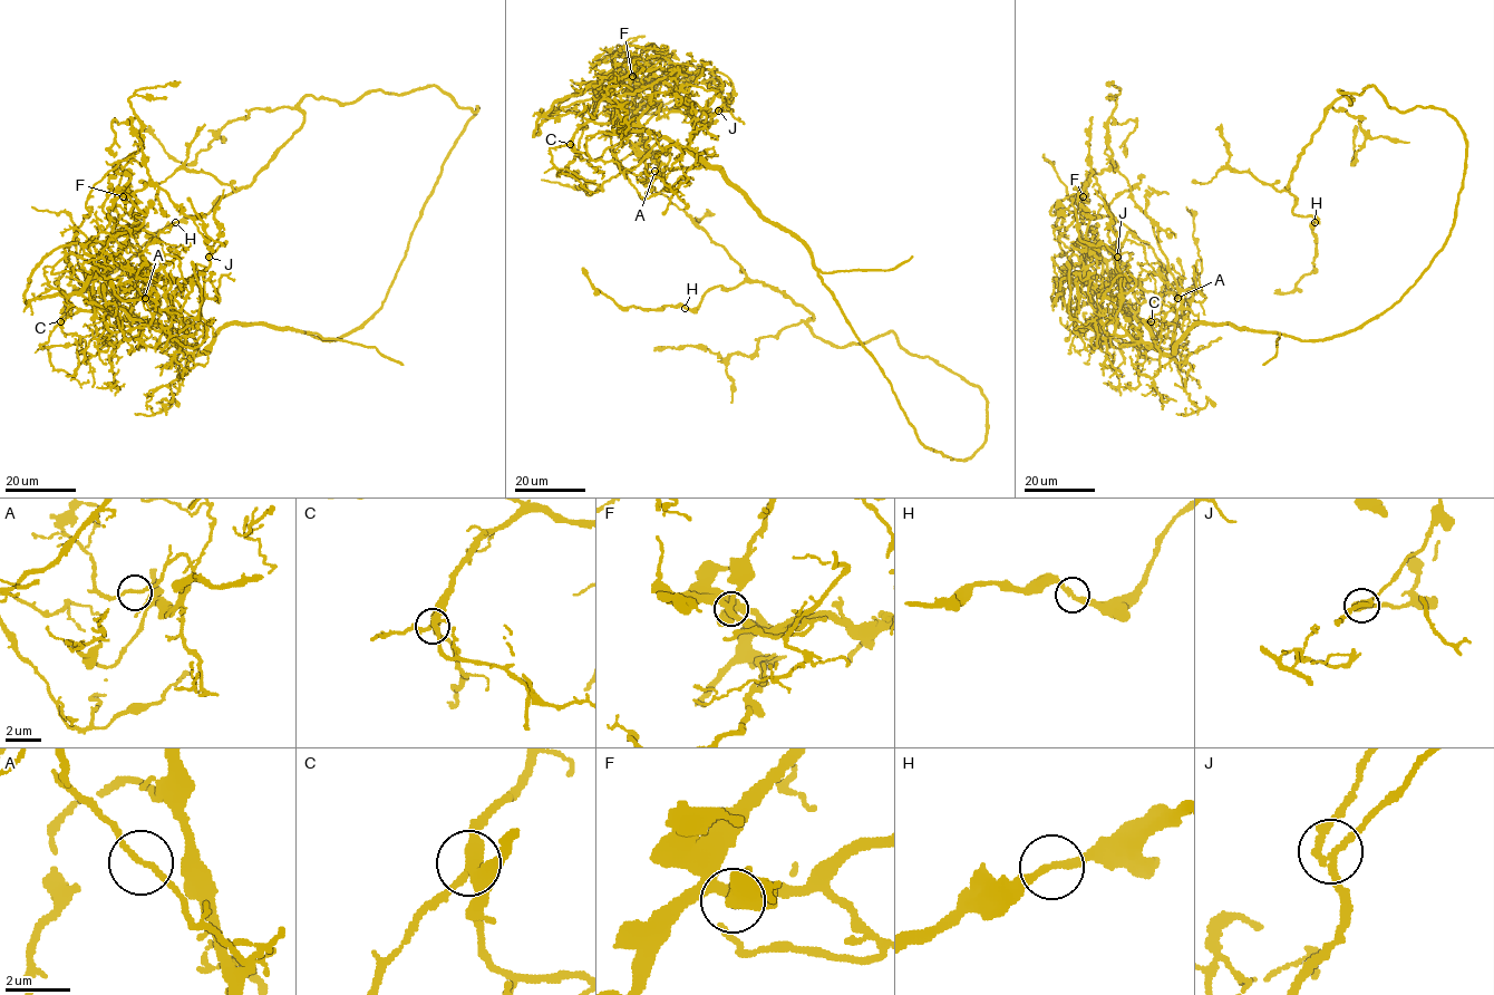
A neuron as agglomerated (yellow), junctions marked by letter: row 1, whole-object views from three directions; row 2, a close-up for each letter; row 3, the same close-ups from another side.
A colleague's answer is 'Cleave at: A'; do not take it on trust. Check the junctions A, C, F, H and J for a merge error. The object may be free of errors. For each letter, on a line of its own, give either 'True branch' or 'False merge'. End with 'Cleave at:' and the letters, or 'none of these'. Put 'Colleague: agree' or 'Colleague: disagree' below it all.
A: False merge
C: True branch
F: True branch
H: True branch
J: True branch
Cleave at: A
Colleague: agree

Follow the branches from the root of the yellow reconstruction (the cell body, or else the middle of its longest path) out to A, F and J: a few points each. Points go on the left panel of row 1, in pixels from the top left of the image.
A: (400, 264), (382, 306), (358, 329), (328, 340), (228, 322), (200, 353), (191, 336), (161, 326), (145, 297)
F: (400, 264), (382, 306), (341, 337), (228, 322), (186, 355), (95, 276), (86, 241), (110, 235), (123, 196)
J: (400, 264), (382, 306), (341, 337), (228, 322), (187, 355), (178, 346), (197, 327), (209, 257)

